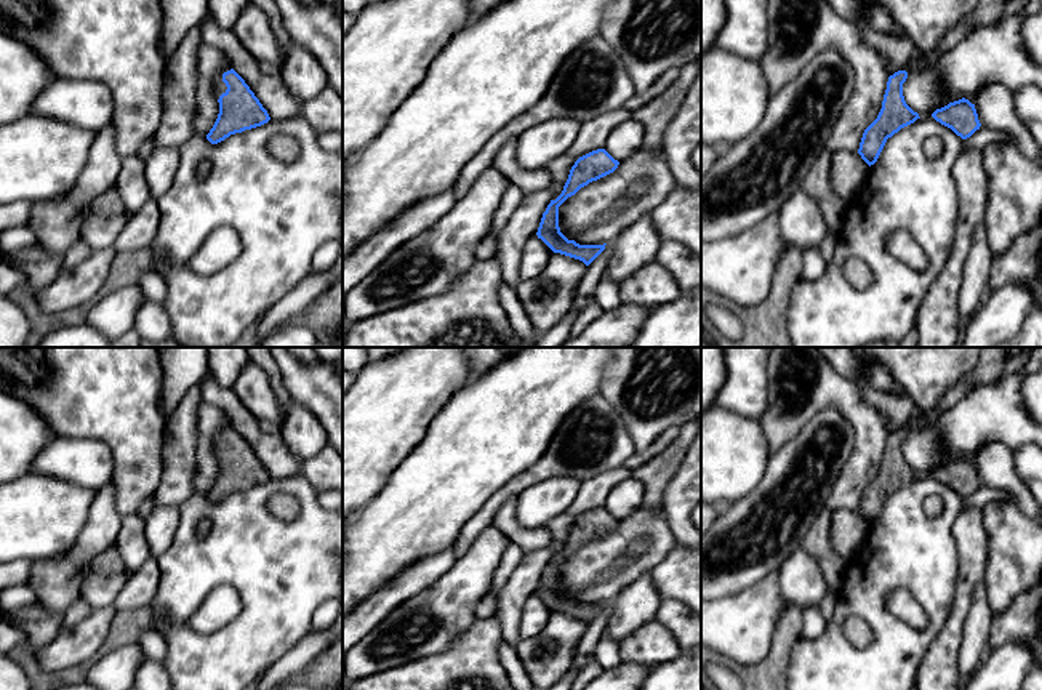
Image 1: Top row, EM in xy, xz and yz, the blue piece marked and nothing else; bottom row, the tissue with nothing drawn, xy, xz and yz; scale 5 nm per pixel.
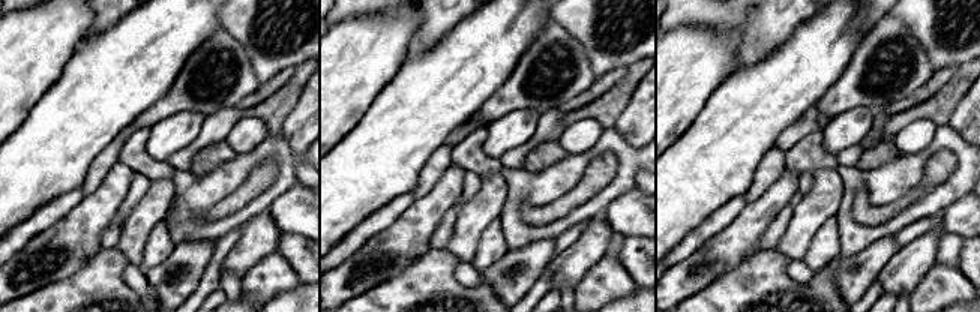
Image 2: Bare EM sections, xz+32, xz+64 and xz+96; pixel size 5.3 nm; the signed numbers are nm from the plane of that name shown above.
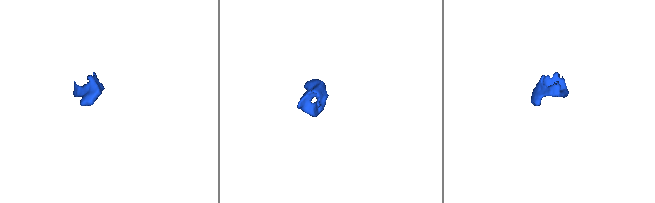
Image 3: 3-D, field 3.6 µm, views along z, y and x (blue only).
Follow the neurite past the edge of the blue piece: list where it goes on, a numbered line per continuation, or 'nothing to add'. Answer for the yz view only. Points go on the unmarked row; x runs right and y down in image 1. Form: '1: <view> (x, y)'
nothing to add

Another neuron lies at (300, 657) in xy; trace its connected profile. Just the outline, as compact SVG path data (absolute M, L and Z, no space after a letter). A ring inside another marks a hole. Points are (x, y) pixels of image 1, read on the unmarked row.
M343 596L341 610L336 623L323 631L315 631L307 636L298 647L283 655L275 661L253 687L253 690L274 690L291 676L304 669L317 655L320 655L327 647L335 644L343 637Z

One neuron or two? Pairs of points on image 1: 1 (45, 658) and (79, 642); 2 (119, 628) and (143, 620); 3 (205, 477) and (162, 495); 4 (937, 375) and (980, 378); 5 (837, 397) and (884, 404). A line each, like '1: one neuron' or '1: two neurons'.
1: one neuron
2: one neuron
3: two neurons
4: two neurons
5: two neurons

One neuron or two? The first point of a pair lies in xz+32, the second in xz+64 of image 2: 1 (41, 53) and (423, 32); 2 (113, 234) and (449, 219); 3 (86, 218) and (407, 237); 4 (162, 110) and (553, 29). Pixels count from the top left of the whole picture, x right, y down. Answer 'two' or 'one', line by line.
1: two
2: one
3: one
4: one

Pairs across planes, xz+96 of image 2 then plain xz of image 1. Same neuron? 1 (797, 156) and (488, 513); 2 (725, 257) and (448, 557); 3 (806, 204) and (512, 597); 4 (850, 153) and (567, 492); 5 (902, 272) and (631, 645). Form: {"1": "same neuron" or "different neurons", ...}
{"1": "different neurons", "2": "different neurons", "3": "same neuron", "4": "different neurons", "5": "different neurons"}

